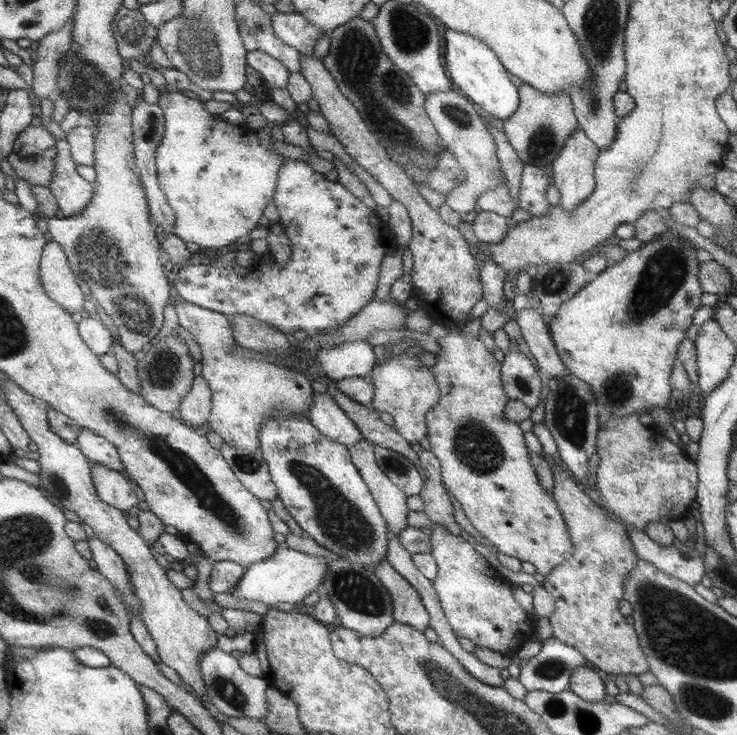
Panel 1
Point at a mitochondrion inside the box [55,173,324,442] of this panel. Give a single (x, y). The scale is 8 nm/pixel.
(99, 256)

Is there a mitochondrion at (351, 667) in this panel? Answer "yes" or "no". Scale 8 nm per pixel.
no

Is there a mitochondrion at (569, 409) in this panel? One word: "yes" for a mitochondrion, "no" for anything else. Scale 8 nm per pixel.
yes

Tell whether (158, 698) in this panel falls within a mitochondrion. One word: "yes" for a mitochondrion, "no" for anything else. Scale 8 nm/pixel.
no

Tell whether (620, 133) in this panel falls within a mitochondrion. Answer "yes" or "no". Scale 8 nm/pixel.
no

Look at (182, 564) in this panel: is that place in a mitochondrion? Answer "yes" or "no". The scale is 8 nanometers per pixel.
no

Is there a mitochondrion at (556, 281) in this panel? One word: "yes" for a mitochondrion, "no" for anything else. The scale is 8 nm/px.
yes

